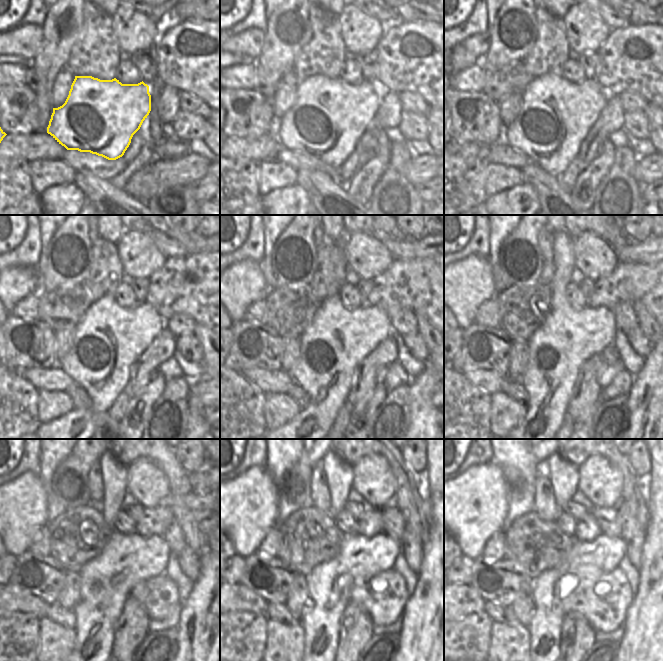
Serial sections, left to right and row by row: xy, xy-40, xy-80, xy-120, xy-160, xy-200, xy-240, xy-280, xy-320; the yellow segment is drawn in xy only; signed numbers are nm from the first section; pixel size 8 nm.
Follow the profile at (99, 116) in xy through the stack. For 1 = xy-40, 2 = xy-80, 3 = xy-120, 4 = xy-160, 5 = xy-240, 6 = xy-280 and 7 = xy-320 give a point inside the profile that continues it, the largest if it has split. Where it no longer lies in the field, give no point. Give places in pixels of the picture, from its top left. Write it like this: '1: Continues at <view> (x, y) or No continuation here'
1: Continues at xy-40 (329, 116)
2: Continues at xy-80 (556, 115)
3: Continues at xy-120 (109, 338)
4: Continues at xy-160 (338, 338)
5: Continues at xy-240 (106, 581)
6: Continues at xy-280 (358, 555)
7: Continues at xy-320 (605, 552).

